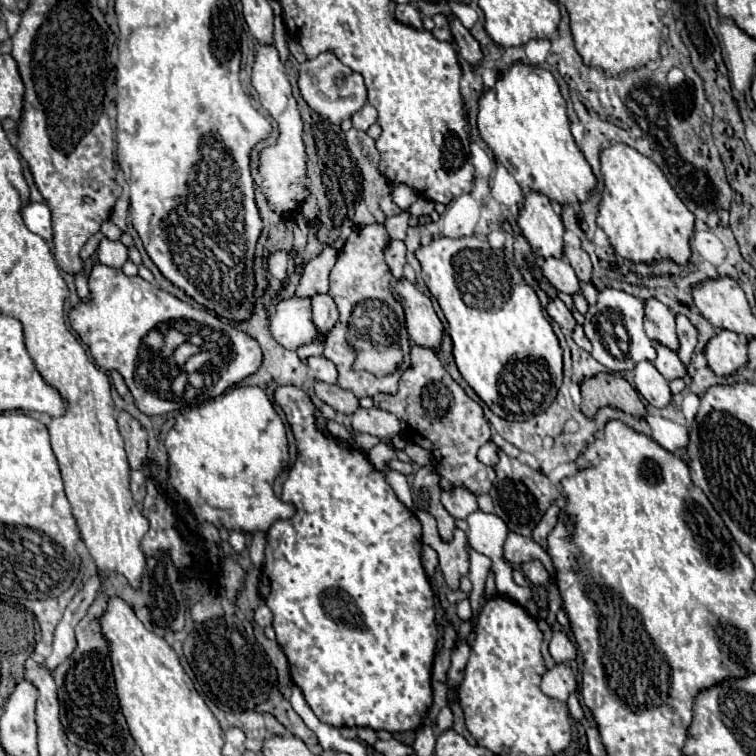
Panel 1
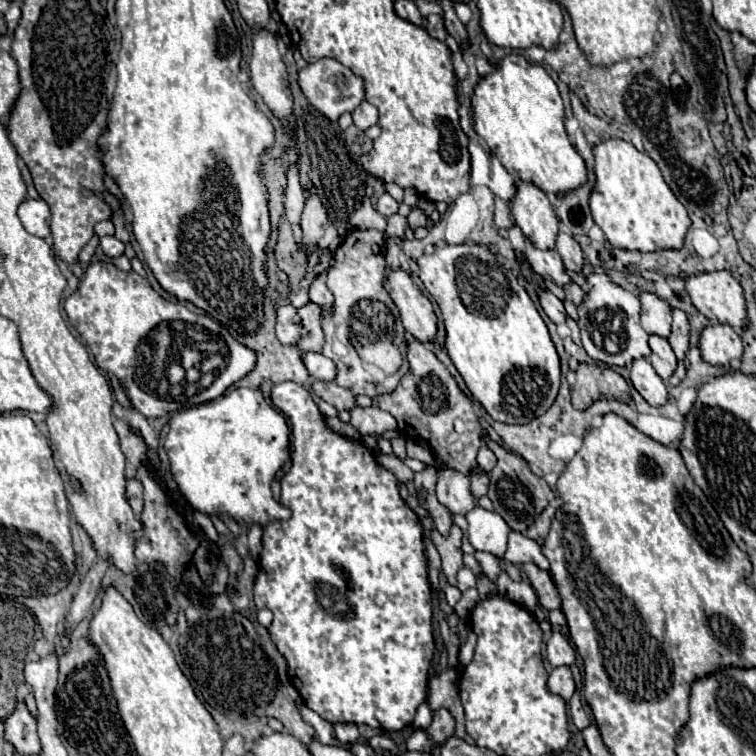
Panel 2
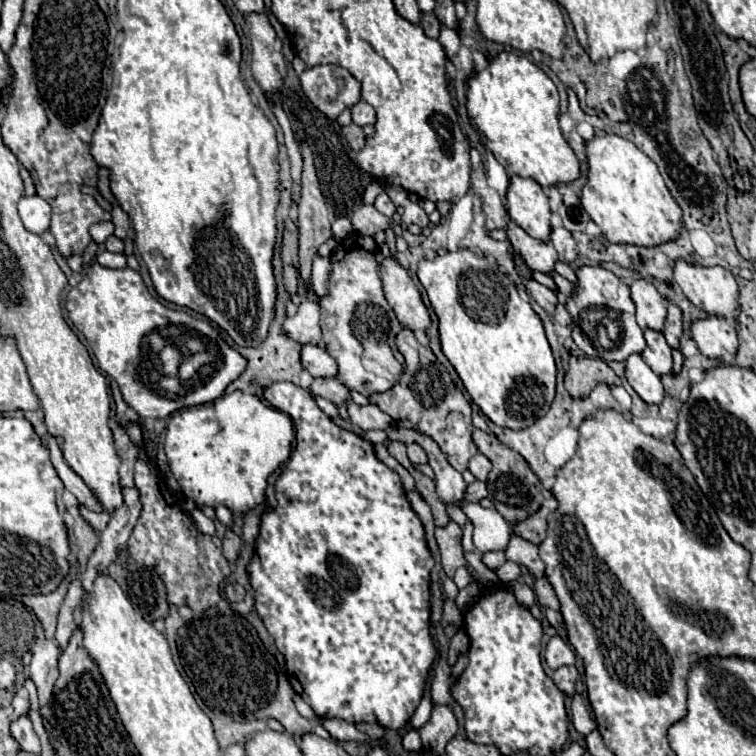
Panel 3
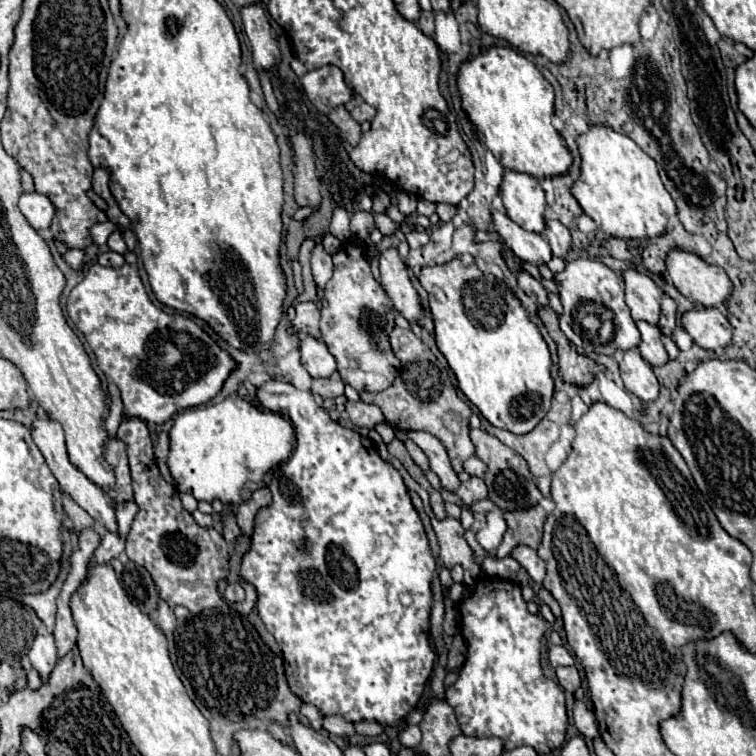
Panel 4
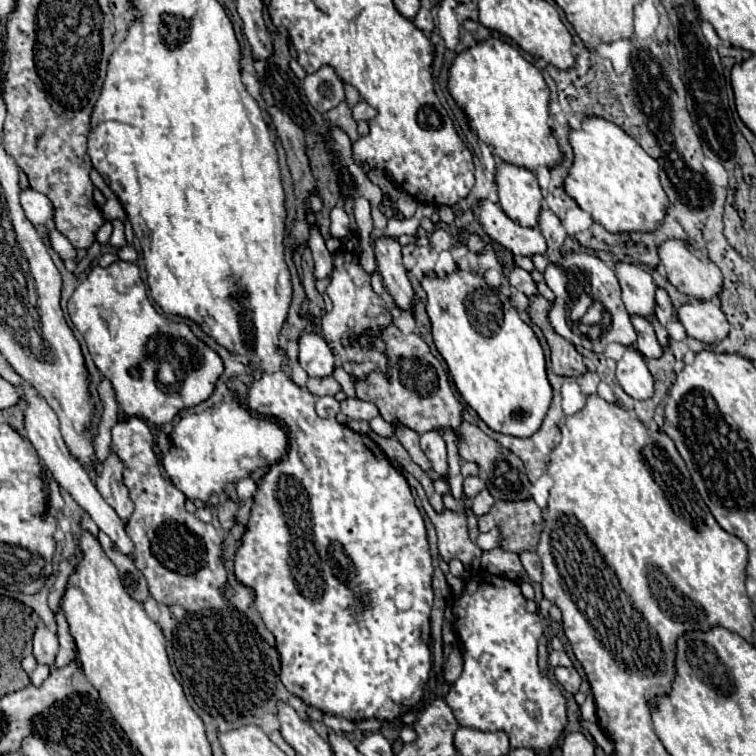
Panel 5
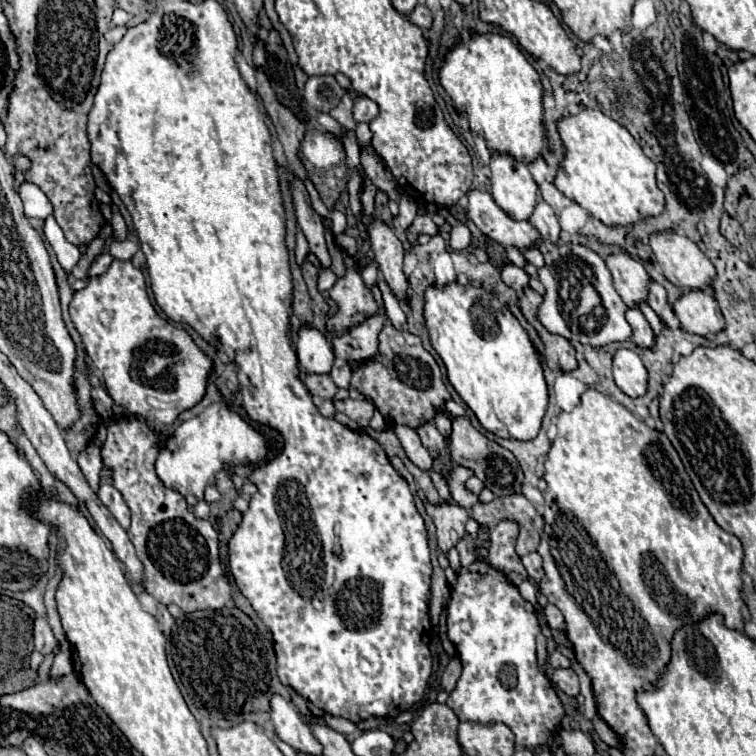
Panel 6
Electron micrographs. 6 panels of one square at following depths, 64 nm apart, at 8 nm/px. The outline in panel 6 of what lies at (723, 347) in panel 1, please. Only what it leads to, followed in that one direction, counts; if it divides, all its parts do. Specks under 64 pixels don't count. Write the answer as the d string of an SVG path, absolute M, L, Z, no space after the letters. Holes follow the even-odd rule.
M692 290L676 300L674 314L688 334L718 334L726 326L718 302L714 300L714 296L702 290Z

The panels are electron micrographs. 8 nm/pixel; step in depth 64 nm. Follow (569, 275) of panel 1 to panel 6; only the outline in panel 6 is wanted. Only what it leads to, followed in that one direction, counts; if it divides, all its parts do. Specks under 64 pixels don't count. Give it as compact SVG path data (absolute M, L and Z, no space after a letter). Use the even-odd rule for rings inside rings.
M468 192L468 216L488 238L502 246L530 250L540 244L538 230L534 230L530 222L512 220L488 192Z

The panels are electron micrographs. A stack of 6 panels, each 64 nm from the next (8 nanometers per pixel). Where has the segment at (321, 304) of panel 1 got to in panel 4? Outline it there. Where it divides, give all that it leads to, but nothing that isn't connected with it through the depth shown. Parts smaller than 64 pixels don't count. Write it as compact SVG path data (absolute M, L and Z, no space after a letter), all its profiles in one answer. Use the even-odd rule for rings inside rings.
M318 244L312 252L312 276L314 276L314 282L318 288L324 290L326 282L330 280L332 276L332 270L334 270L334 264L332 264L332 256L328 252L324 252L322 244Z

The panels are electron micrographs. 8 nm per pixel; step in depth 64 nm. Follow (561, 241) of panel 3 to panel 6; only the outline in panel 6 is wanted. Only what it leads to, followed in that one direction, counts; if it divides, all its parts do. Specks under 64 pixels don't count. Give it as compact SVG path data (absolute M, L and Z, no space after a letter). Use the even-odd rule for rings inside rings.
M538 202L532 218L530 218L530 224L542 234L542 238L550 244L556 244L558 238L560 238L560 224L558 224L558 218L554 214L554 210L546 204L546 202Z

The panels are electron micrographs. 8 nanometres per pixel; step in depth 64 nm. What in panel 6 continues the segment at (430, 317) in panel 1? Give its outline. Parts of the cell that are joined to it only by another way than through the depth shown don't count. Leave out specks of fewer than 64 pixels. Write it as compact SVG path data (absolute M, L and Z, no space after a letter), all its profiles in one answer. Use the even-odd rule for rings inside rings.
M374 218L374 222L368 226L370 242L372 242L372 252L374 260L378 264L378 270L394 296L400 302L406 302L408 298L408 280L402 272L402 256L404 248L402 242L396 238L394 230L384 224L380 218Z

